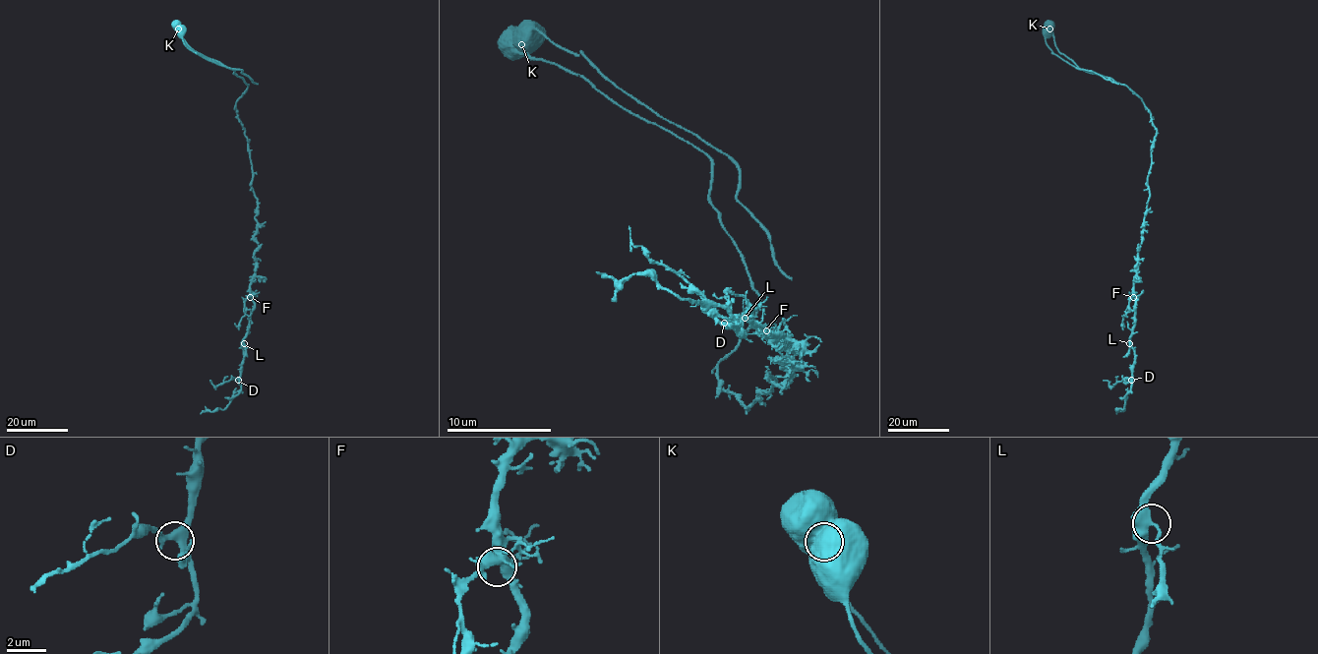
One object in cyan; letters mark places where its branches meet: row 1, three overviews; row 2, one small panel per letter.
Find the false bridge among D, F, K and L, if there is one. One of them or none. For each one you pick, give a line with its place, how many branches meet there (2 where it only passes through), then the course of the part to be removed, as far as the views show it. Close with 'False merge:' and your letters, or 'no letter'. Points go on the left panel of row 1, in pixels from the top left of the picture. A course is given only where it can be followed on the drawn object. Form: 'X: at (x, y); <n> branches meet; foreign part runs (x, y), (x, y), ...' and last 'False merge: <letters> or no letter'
K: at (178, 29); 1 branches meet; foreign part runs (179, 29), (189, 48), (219, 65), (242, 71), (258, 84)
False merge: K

